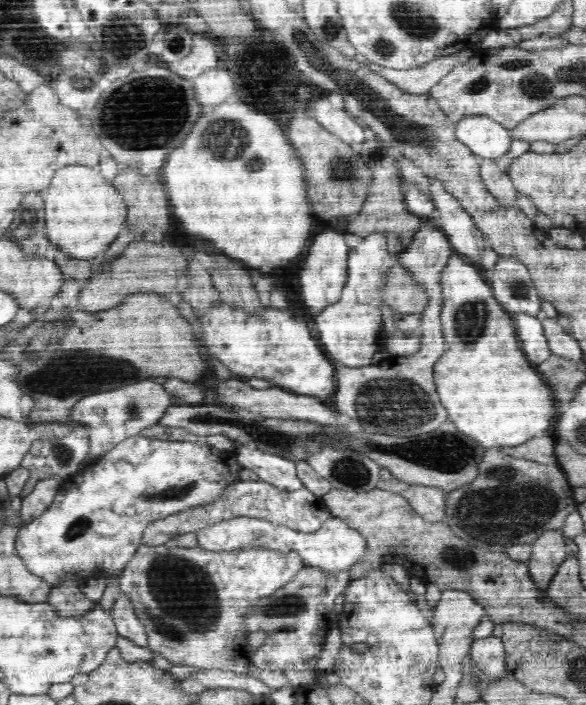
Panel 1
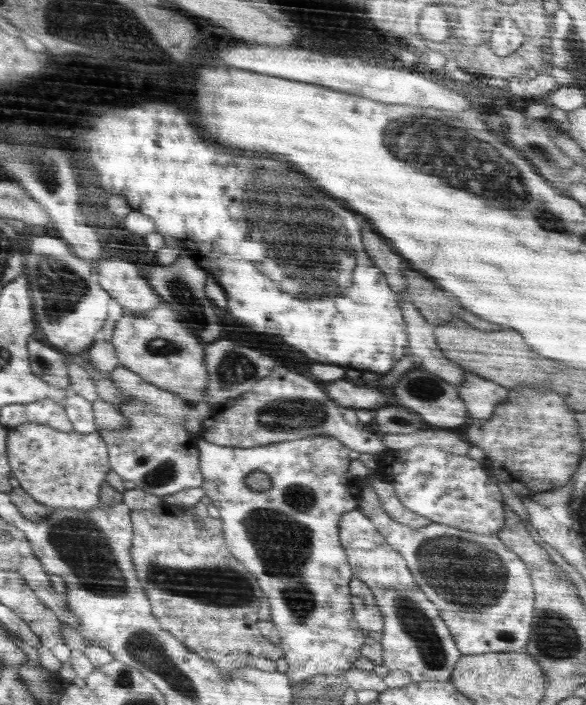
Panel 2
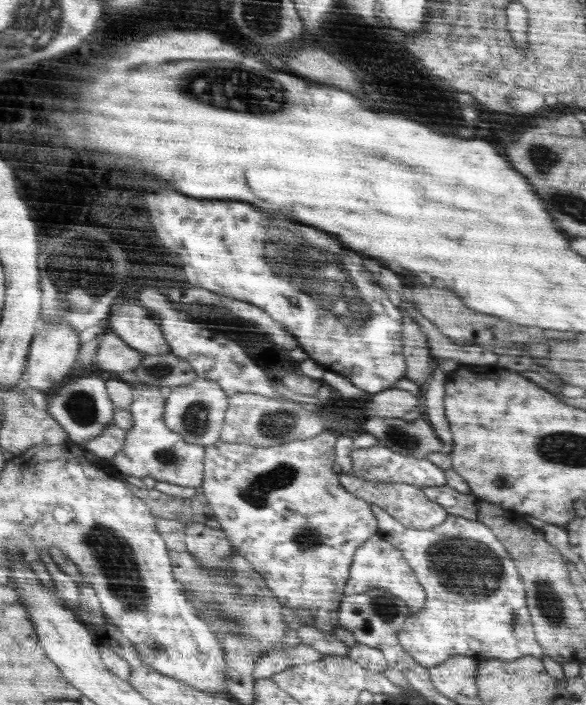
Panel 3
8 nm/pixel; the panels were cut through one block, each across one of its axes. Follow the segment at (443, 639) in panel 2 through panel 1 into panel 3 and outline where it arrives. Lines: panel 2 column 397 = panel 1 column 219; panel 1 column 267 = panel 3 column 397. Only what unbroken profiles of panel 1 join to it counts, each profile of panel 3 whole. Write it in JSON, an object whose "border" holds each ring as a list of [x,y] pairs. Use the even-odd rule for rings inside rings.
{"border":[[[376,534],[371,540],[360,545],[359,550],[360,554],[356,554],[356,566],[352,566],[352,574],[350,574],[352,578],[347,582],[346,594],[362,594],[371,589],[382,588],[404,600],[406,606],[410,608],[411,614],[423,610],[427,600],[426,592],[402,556],[399,547],[392,546],[387,539]]]}

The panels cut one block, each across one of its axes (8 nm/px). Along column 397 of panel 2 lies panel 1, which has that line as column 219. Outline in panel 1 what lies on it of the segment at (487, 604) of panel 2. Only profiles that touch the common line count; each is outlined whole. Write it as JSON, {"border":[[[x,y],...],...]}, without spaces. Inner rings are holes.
{"border":[[[235,516],[222,519],[196,532],[198,545],[206,550],[234,550],[239,547],[269,547],[272,550],[291,550],[301,554],[305,566],[324,569],[326,573],[337,575],[348,570],[353,564],[362,561],[369,552],[369,543],[358,530],[350,528],[341,518],[330,517],[318,530],[311,533],[301,533],[286,525],[272,523],[266,519]]]}

